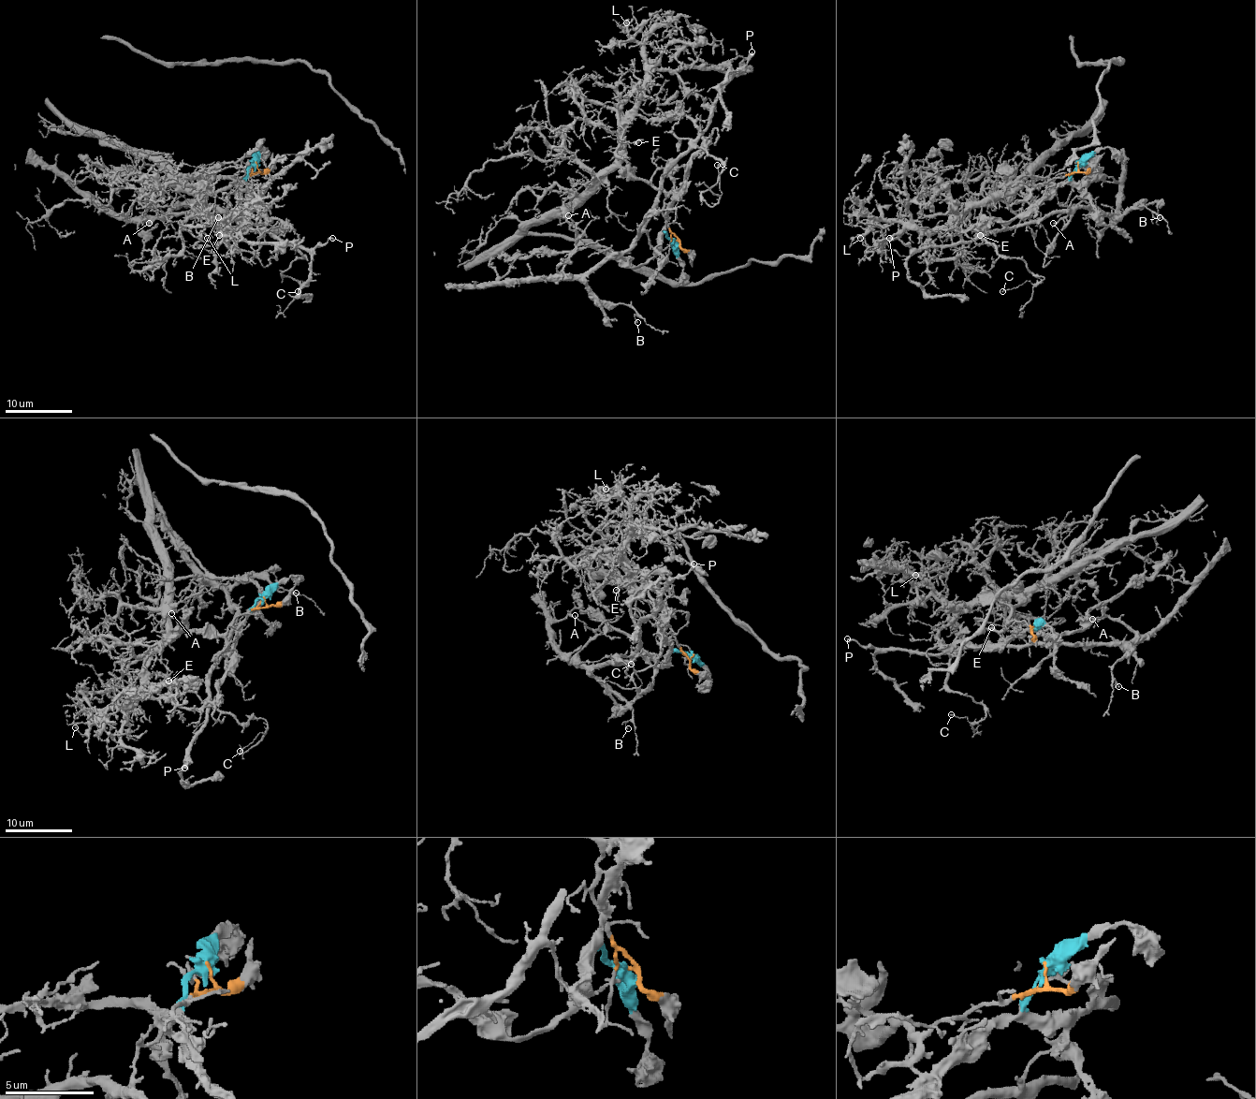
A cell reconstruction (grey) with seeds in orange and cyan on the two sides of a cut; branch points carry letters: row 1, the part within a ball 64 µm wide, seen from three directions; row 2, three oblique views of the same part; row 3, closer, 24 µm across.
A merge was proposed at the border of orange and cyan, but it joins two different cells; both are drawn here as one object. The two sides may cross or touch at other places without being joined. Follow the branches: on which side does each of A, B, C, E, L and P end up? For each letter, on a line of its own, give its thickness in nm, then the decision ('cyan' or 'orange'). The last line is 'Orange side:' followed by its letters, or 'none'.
A: 150 nm | cyan
B: 140 nm | cyan
C: 140 nm | cyan
E: 110 nm | orange
L: 160 nm | orange
P: 240 nm | cyan
Orange side: E, L

